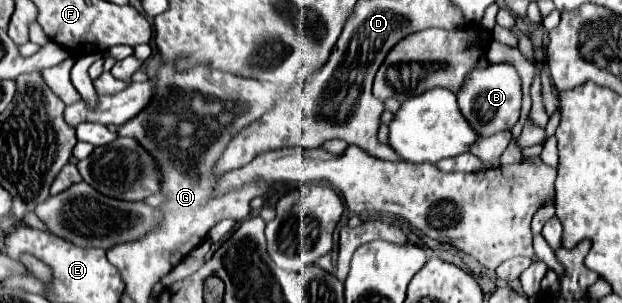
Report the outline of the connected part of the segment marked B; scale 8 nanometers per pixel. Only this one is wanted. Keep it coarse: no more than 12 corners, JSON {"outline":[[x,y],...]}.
{"outline":[[507,62],[475,70],[457,94],[479,136],[511,130],[521,80]]}

